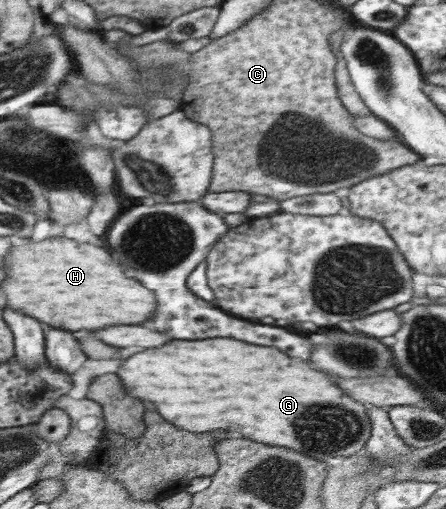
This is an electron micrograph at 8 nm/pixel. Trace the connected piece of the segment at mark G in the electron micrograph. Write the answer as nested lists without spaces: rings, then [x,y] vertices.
[[[236,339],[170,341],[158,349],[144,349],[142,353],[130,355],[122,361],[116,375],[122,375],[122,383],[130,387],[130,395],[150,401],[158,411],[162,411],[162,417],[179,430],[202,433],[230,429],[238,431],[246,439],[264,445],[288,447],[304,453],[305,457],[326,463],[337,457],[353,461],[370,438],[371,421],[365,404],[346,395],[324,373],[312,369],[306,361],[292,359],[274,347],[254,347]]]

